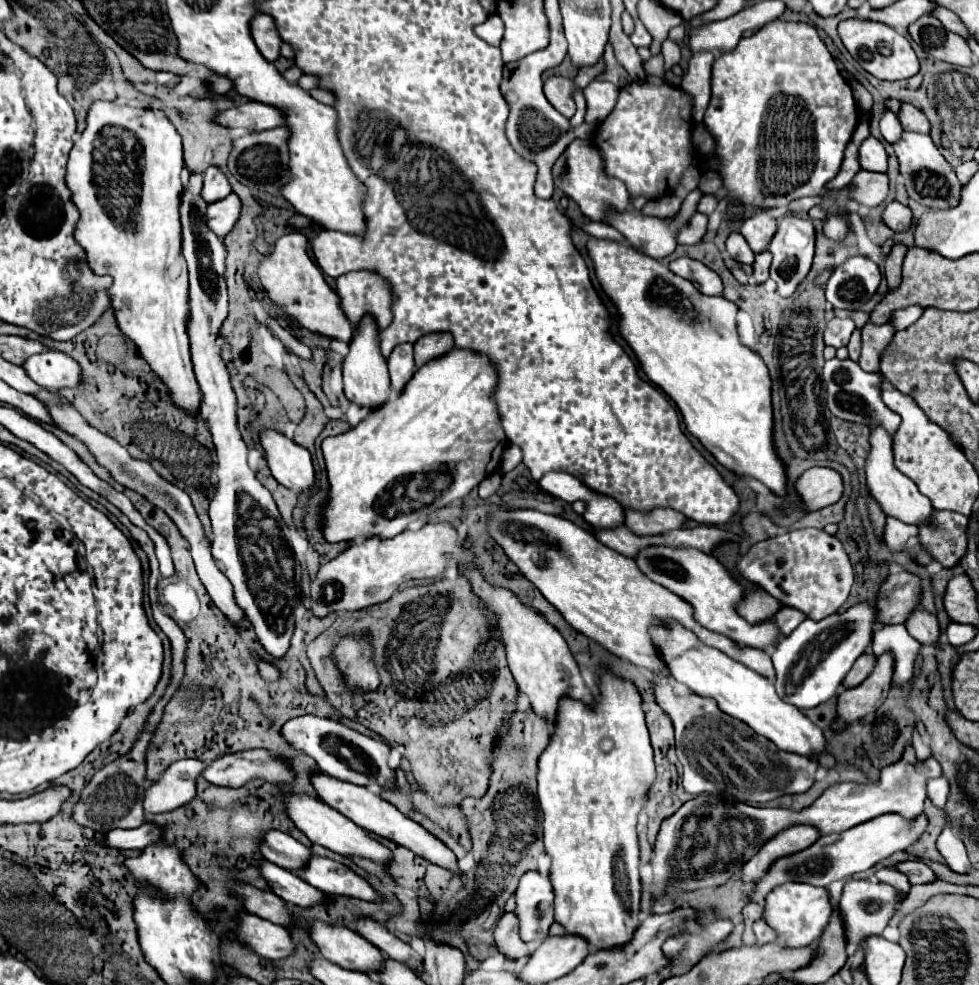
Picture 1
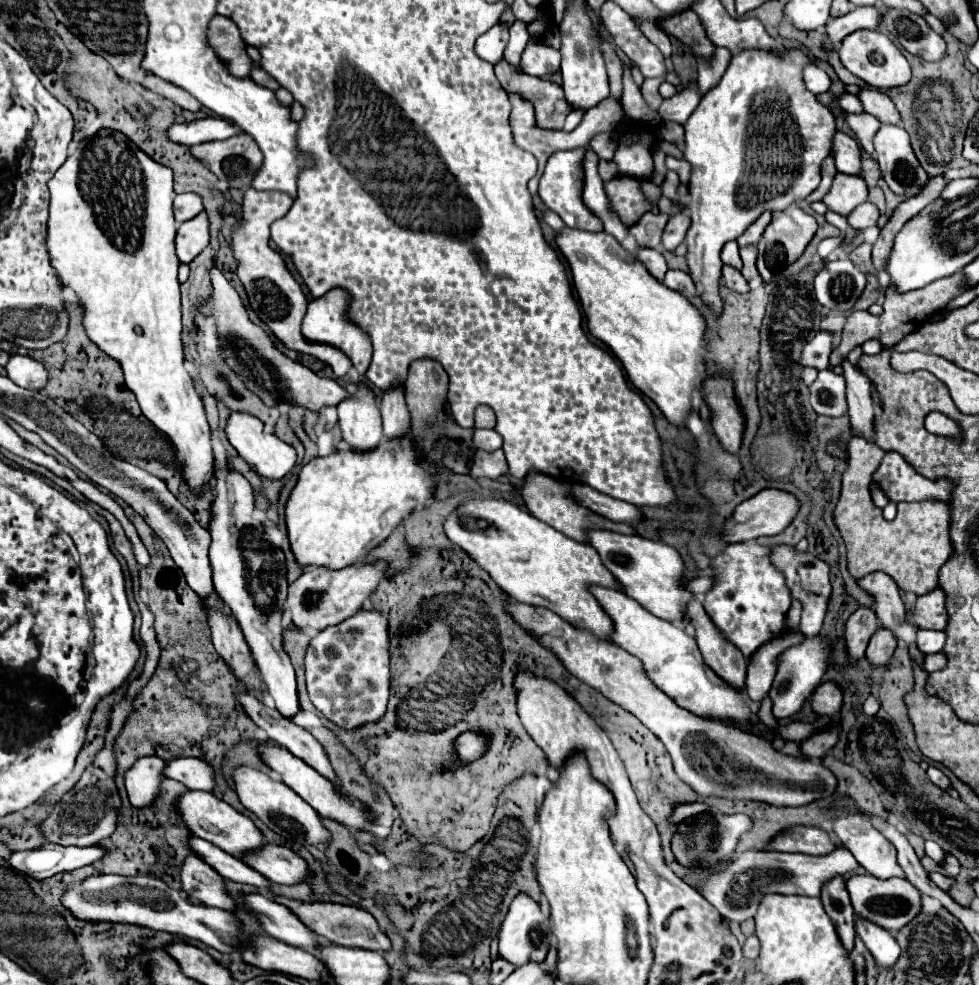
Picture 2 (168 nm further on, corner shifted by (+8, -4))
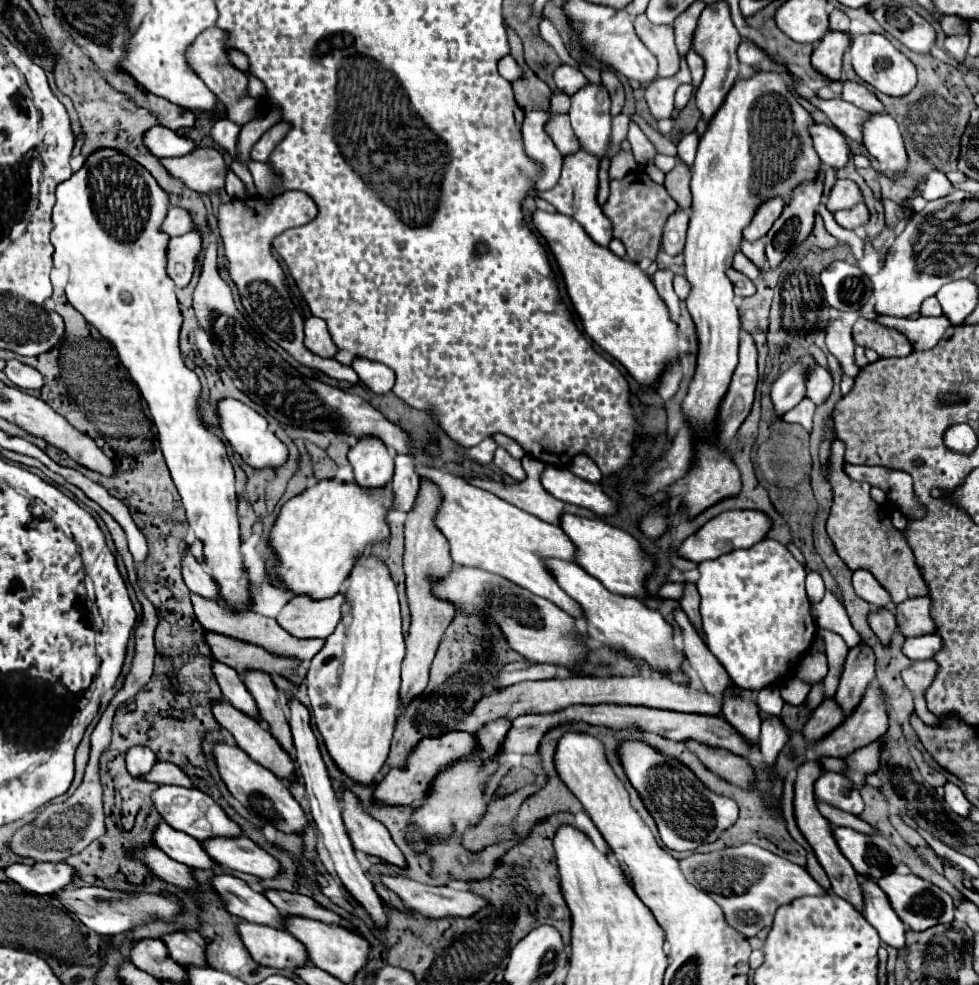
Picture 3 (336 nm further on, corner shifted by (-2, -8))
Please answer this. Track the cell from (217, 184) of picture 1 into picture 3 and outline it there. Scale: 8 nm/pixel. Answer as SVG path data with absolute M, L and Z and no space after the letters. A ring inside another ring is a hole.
M177 206L169 208L167 220L163 222L163 232L167 232L169 236L181 236L181 234L191 232L193 228L195 228L195 222L193 222L191 212Z

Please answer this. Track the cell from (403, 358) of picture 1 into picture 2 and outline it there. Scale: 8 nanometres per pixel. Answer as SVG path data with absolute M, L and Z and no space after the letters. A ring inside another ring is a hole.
M387 390L381 398L381 416L383 416L383 436L401 438L409 428L409 412L405 404L403 390Z

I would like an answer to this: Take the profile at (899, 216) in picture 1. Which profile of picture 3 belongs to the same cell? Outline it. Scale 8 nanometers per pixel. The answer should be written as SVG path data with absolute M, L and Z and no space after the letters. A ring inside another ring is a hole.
M861 202L861 204L857 204L853 210L837 212L837 214L835 214L835 220L837 220L837 224L841 224L843 228L855 230L855 228L865 226L865 224L869 222L869 210L867 210L867 206Z

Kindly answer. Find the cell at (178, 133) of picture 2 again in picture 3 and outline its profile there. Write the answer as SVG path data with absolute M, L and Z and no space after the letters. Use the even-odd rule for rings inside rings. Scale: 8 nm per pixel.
M153 126L145 132L145 144L147 150L155 156L183 156L187 152L193 152L197 148L197 142L189 136L177 134L165 126Z

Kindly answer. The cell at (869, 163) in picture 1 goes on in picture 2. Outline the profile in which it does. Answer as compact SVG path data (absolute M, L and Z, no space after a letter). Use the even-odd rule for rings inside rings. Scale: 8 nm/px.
M835 132L831 154L835 158L837 172L859 174L859 170L861 170L861 148L851 136L847 136L843 132Z

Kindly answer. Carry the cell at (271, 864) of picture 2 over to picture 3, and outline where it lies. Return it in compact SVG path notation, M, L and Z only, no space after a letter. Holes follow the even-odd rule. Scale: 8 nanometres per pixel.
M237 836L235 840L207 840L203 842L203 848L217 864L257 878L275 878L281 870L279 862L247 836Z

